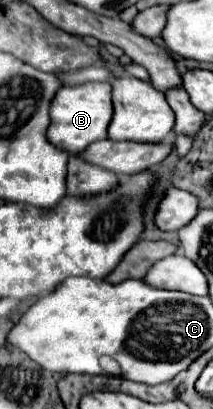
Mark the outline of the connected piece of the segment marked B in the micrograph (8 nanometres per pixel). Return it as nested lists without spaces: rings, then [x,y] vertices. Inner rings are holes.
[[[84,82],[78,86],[62,86],[50,102],[48,142],[70,154],[80,154],[88,144],[106,138],[106,128],[112,120],[112,86],[110,82]]]

